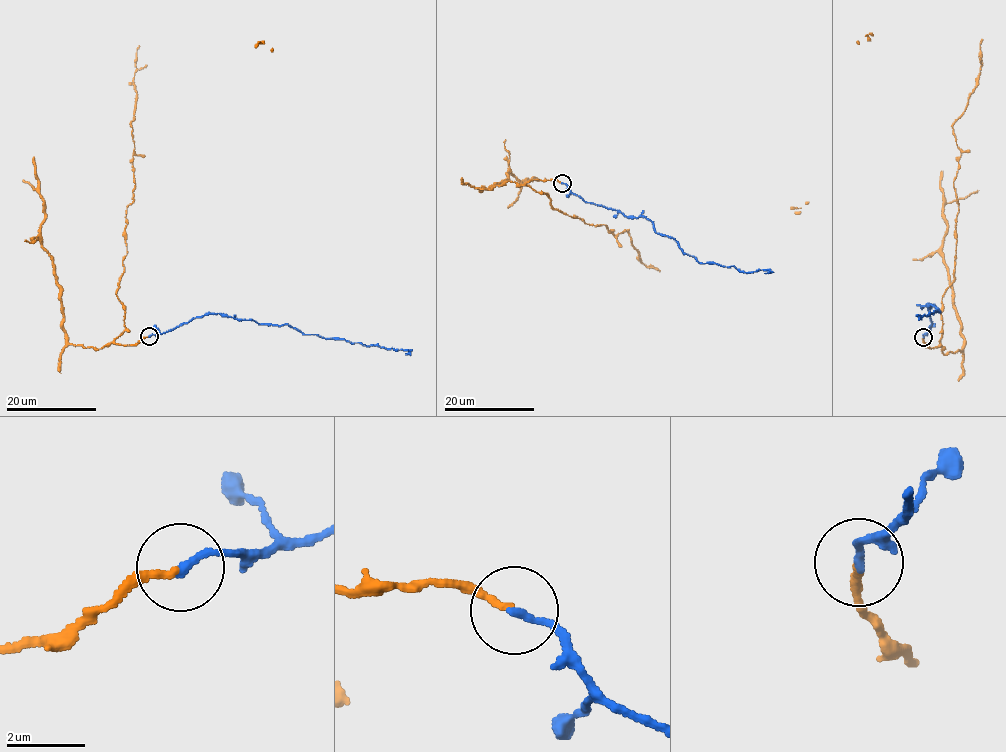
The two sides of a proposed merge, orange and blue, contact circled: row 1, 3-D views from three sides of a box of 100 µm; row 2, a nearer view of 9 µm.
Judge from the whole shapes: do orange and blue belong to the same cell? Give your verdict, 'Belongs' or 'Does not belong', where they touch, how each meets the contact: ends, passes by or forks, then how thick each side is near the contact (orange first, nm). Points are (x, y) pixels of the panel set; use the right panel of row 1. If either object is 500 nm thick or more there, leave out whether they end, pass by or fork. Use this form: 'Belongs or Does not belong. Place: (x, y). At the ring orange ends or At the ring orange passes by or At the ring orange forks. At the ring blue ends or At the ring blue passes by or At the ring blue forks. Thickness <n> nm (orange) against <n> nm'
Belongs. Place: (923, 337). At the ring orange ends. At the ring blue ends. Thickness 160 nm (orange) against 200 nm

